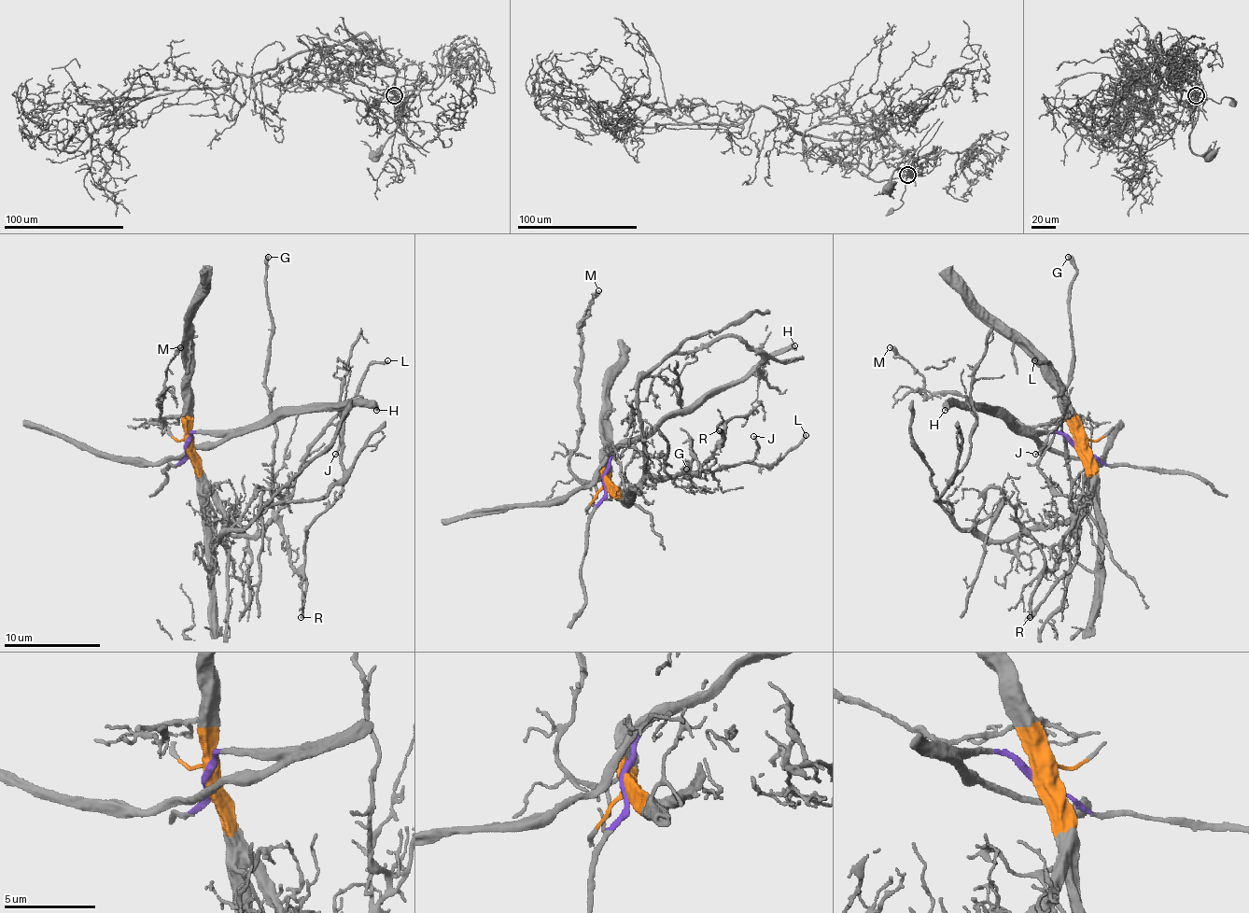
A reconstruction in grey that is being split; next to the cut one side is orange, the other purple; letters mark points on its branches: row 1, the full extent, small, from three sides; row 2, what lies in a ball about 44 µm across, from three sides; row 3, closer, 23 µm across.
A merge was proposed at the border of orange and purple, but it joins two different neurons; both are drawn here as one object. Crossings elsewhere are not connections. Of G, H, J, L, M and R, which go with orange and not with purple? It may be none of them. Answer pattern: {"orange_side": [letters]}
{"orange_side": ["G", "J", "L", "M", "R"]}

